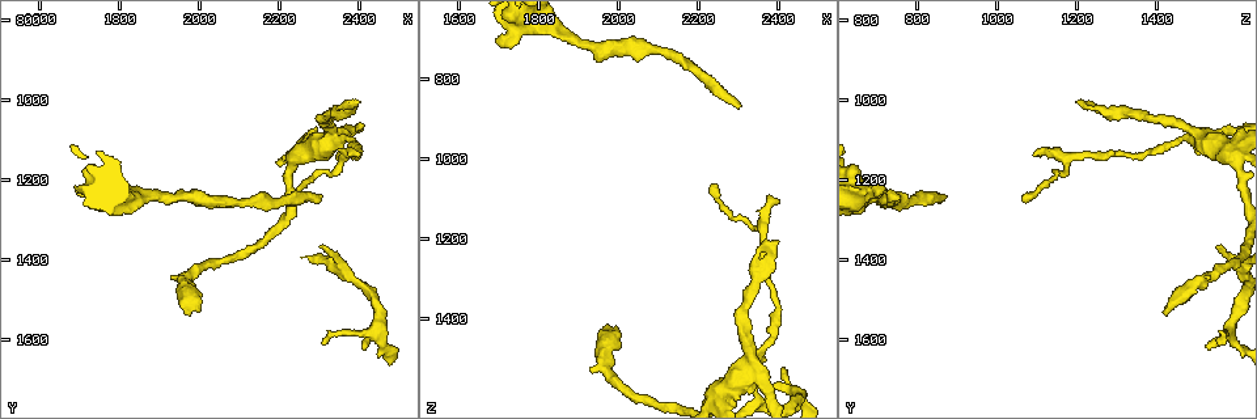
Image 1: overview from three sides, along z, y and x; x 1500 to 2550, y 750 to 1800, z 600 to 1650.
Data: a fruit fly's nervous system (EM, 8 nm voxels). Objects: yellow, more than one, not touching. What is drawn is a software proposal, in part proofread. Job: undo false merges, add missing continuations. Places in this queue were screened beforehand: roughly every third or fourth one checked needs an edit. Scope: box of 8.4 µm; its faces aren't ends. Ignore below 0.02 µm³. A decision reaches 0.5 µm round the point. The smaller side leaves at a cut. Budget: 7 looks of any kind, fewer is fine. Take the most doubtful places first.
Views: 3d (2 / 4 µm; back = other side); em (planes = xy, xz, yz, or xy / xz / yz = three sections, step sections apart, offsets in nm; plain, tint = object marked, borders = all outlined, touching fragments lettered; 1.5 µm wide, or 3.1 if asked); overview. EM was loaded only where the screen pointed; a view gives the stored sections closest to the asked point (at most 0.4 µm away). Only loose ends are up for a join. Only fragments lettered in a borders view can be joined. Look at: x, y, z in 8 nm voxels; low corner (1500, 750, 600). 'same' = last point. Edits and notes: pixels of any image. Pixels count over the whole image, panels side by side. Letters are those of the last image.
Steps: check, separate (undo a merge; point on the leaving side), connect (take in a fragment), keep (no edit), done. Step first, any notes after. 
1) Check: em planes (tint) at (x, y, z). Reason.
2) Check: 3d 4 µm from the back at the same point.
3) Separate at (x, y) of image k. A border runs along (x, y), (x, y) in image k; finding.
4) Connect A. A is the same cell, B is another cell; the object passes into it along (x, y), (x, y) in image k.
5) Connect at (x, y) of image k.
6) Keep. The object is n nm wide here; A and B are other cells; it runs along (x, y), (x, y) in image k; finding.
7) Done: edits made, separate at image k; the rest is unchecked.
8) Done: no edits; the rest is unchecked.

Check: 3d 2 µm at (1970, 1545, 1415). End of a long branch.

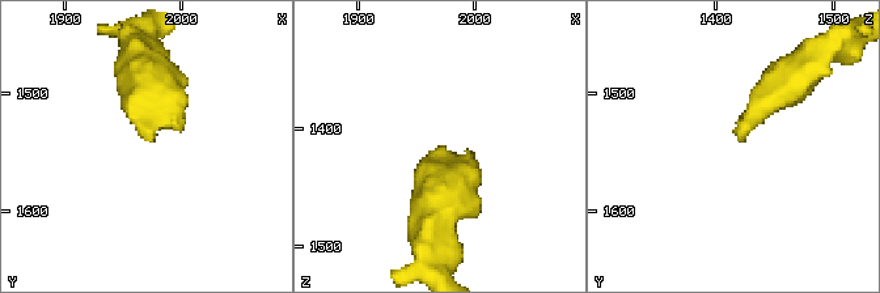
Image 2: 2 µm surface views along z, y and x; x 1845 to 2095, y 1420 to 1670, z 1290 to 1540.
Check: em planes (borders) at (1978, 1540, 1416).

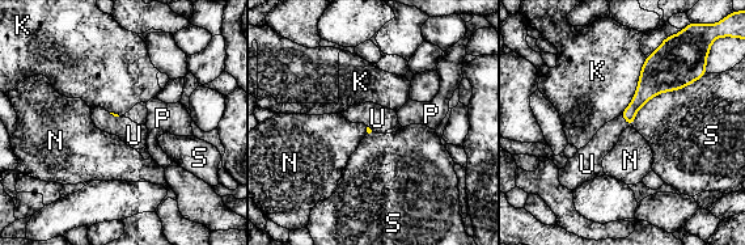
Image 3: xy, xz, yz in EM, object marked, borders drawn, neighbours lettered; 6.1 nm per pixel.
Connect U. U is the same cell, K, N, P and S are other cells; the object passes into it along (648, 87), (626, 121), (605, 139) in image 3; it goes on there.

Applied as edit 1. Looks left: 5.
Check: overview.

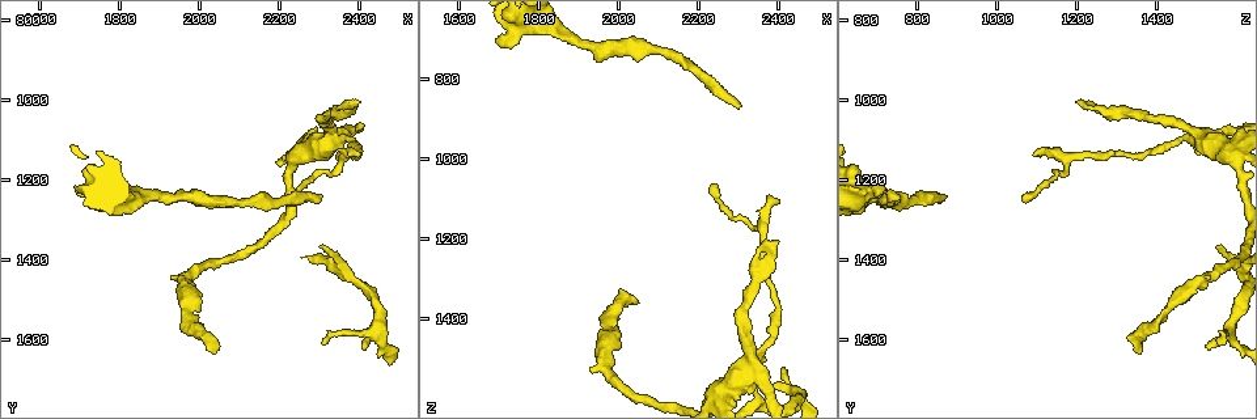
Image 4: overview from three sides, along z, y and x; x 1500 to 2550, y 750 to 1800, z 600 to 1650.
Check: em xy step 4 (tint) at (2380, 1010, 1200). End of a long branch.

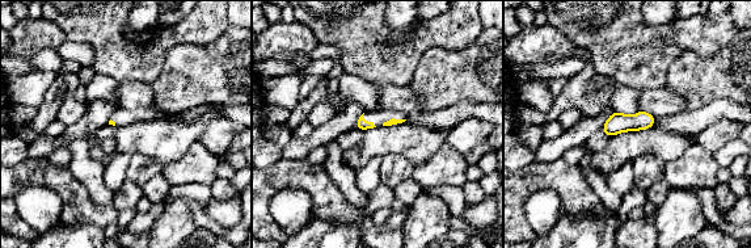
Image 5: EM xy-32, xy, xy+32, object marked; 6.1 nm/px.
Check: em planes (borders) at the same point. Cut it another way.

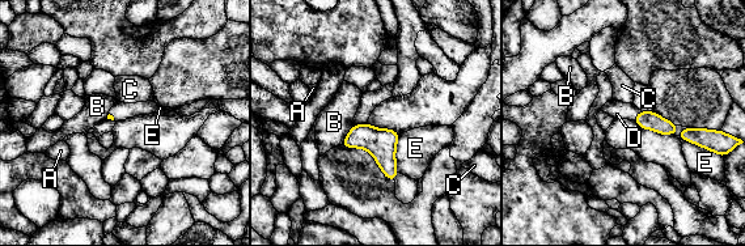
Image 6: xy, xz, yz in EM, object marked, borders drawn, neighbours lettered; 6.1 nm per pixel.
Connect D. The longest contact is with E, 240 nm; D is the same cell, A, B, C and E are other cells; the neuron continues.

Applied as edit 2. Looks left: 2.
Check: overview.

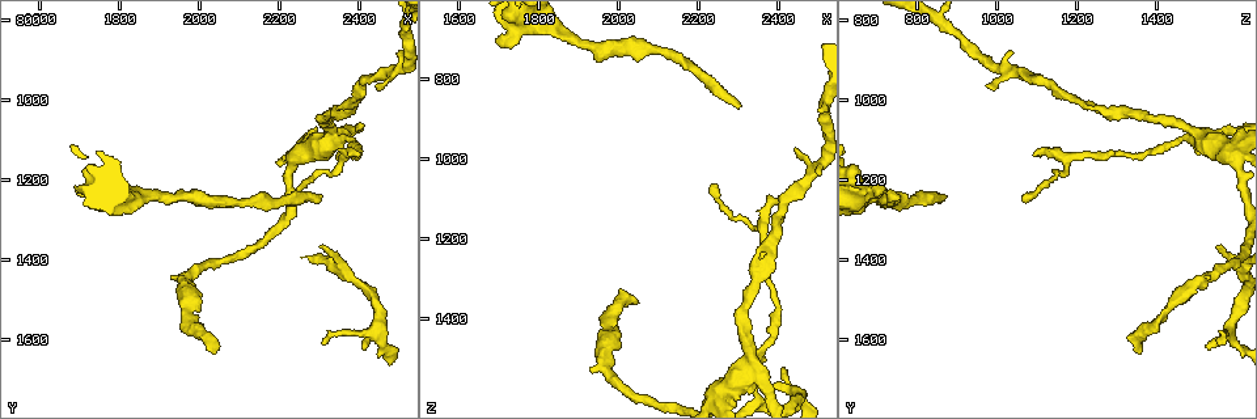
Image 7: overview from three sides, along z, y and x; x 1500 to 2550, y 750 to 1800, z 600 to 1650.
Check: em planes (borders) at (1705, 1235, 685). An open end.

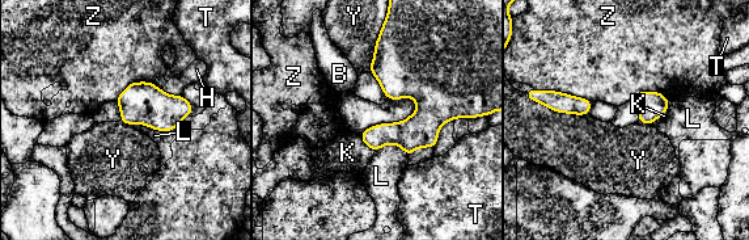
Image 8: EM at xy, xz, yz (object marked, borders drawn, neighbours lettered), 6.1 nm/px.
Keep. B, H, K, L, T, Y and Z are other cells; none of them fits.

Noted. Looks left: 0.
Done: edits made, connect at image 3, connect at image 6; the rest is unchecked.

